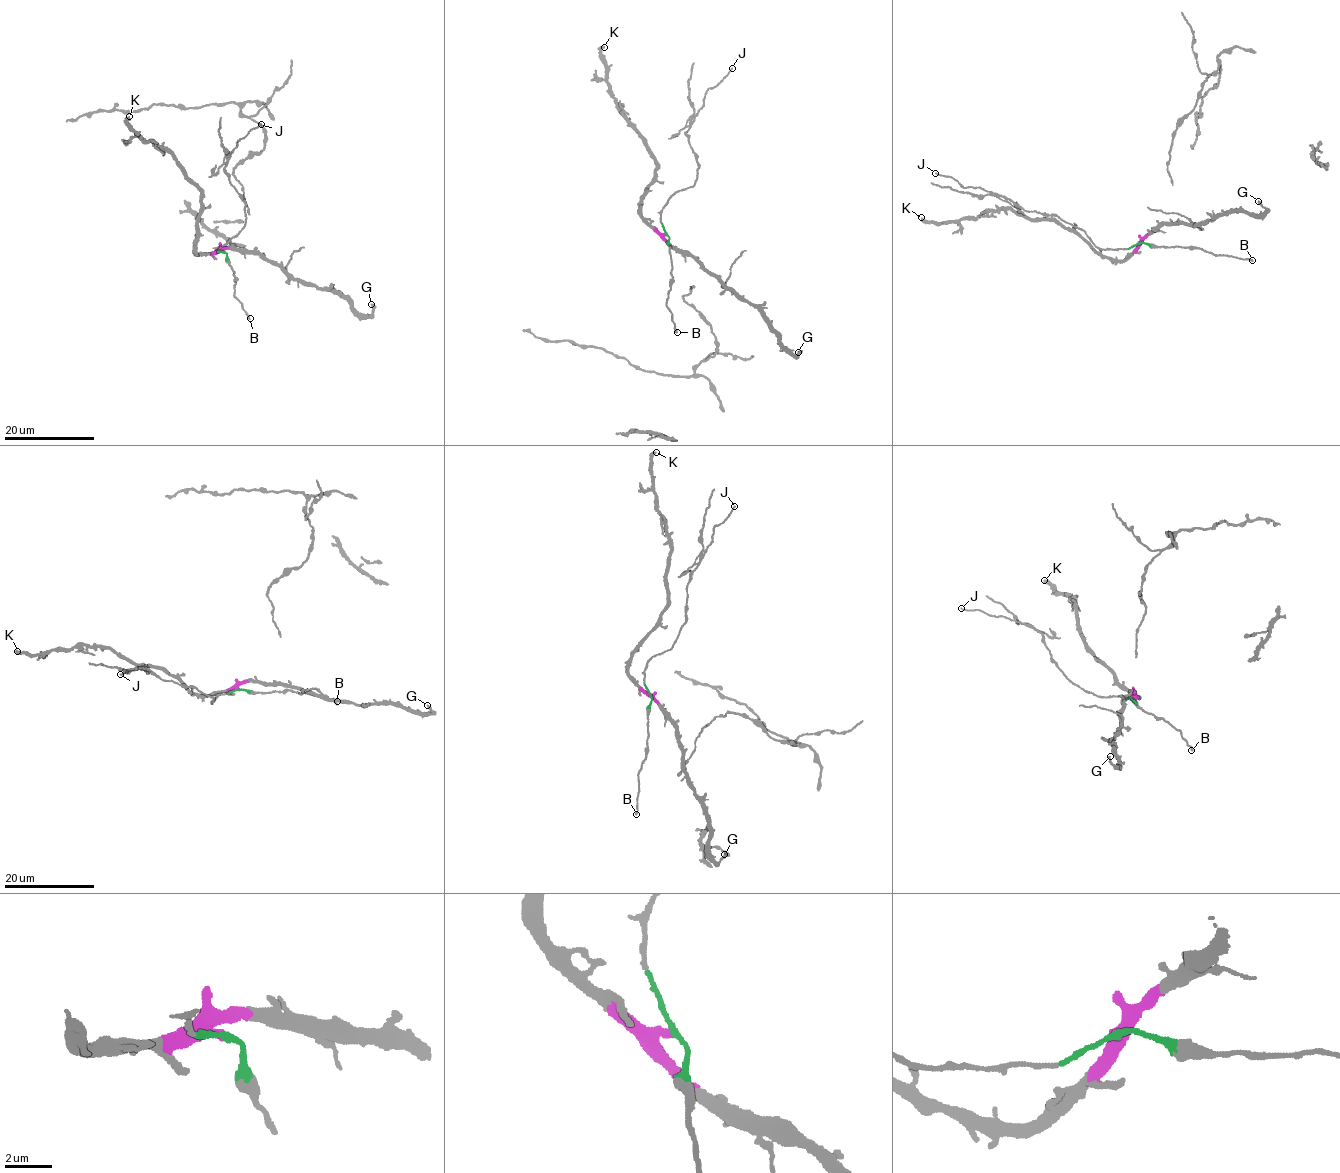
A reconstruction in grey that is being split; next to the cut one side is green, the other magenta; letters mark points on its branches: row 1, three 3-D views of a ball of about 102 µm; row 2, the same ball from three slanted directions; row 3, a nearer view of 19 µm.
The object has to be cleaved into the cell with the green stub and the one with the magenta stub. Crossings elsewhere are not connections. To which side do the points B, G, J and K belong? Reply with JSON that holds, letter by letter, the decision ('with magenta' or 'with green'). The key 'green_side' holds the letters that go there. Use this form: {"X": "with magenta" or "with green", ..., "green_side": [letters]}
{"B": "with green", "G": "with magenta", "J": "with green", "K": "with magenta", "green_side": ["B", "J"]}

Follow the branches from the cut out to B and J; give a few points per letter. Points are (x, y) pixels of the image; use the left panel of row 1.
B: (223, 251), (237, 280), (234, 297), (250, 318)
J: (223, 251), (217, 252), (215, 247), (238, 235), (246, 217), (245, 204), (225, 167), (238, 140), (260, 123)

